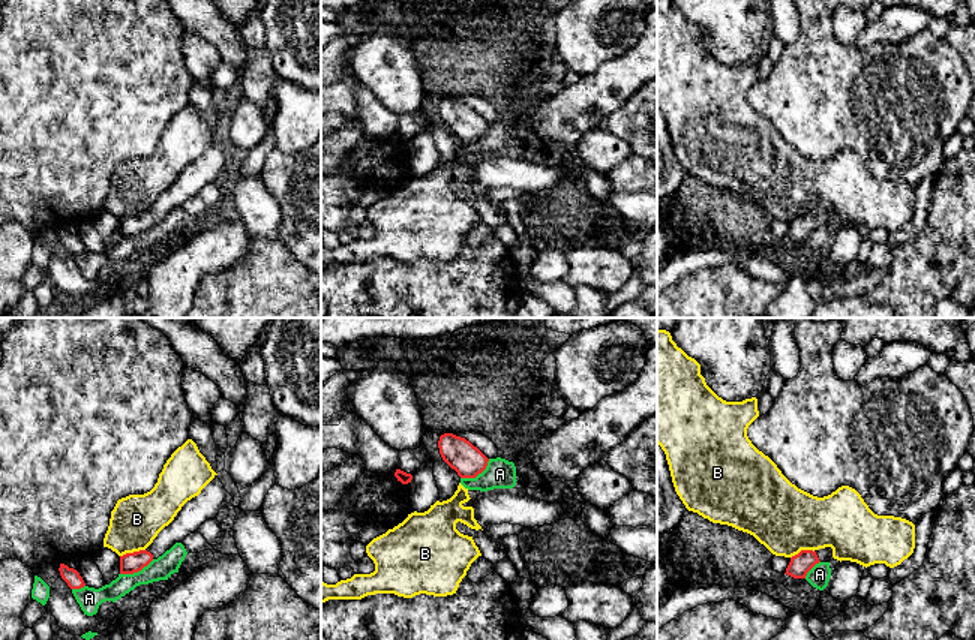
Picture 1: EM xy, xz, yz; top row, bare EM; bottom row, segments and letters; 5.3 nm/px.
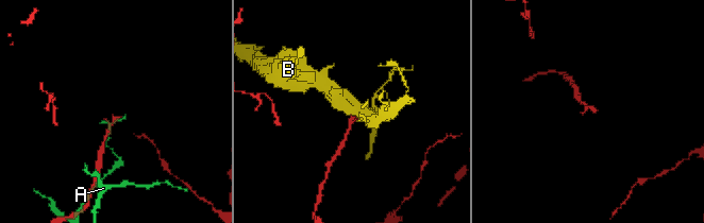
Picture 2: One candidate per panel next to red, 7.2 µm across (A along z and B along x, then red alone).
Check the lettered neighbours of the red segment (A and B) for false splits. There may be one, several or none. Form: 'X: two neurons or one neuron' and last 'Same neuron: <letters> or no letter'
A: two neurons
B: two neurons
Same neuron: no letter

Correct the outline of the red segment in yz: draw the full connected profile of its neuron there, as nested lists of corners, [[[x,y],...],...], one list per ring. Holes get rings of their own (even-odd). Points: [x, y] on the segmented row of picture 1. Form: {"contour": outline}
{"contour": [[[825,547],[819,550],[801,550],[798,555],[790,558],[786,568],[788,576],[794,579],[806,579],[807,573],[819,562],[830,562],[832,549]]]}

